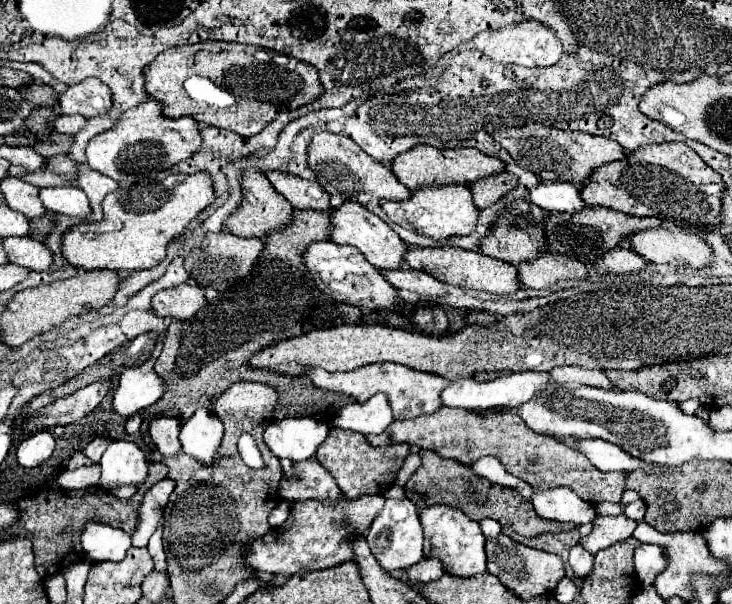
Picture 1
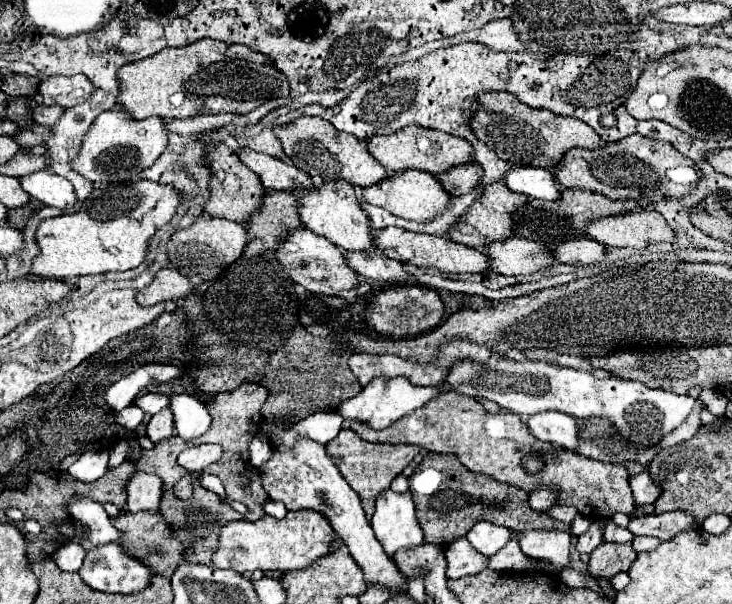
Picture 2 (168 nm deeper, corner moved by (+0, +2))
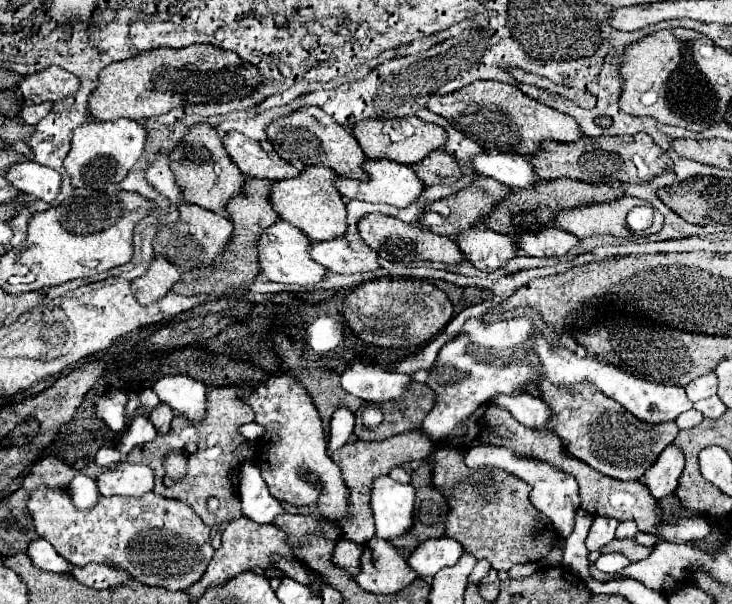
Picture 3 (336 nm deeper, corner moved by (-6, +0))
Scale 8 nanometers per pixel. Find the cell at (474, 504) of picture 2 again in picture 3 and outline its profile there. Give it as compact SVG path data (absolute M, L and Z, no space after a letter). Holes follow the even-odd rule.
M423 462L417 470L413 470L411 484L415 486L413 528L391 540L397 548L409 550L427 538L441 538L447 518L447 500L443 500L443 494L431 486L431 464Z

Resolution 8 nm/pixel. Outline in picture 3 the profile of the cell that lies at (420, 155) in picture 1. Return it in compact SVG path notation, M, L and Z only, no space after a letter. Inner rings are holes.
M407 116L407 118L393 118L393 120L383 120L383 118L375 118L375 120L363 120L359 124L355 124L355 128L351 130L355 140L359 142L359 146L363 148L363 152L377 160L377 158L387 158L399 164L415 164L421 162L429 152L433 150L443 150L447 134L443 132L441 126L437 124L429 124L423 122L415 116Z

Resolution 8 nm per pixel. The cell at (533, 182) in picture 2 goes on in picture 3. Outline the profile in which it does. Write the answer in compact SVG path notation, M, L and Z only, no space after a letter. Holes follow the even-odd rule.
M481 152L471 156L471 166L477 174L491 176L509 188L531 188L539 176L527 158L511 152Z

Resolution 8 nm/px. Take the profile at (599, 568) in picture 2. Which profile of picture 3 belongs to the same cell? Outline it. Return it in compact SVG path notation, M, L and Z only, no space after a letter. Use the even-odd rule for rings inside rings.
M613 540L611 544L605 544L605 548L601 552L603 554L621 552L631 562L639 562L639 560L643 560L643 558L647 558L651 554L651 546L641 546L637 540Z

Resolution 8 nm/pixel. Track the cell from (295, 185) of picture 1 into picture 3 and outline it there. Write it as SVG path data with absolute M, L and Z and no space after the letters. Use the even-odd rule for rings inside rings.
M227 132L223 136L223 146L229 154L229 158L237 164L237 168L249 176L267 178L267 180L285 180L291 176L297 176L299 170L295 170L287 160L279 158L275 150L267 152L263 146L241 132Z

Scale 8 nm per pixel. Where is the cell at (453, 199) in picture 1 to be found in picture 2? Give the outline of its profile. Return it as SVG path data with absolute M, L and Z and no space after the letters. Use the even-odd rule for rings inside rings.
M417 170L397 172L379 184L363 188L361 194L365 196L365 200L369 204L381 206L381 208L389 210L391 214L401 216L405 220L413 220L413 222L431 222L451 206L451 194L443 188L443 184L437 180L437 176L433 176L429 172L417 172Z

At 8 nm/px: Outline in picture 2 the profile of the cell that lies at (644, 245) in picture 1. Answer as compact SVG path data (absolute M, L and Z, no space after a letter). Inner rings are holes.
M655 210L599 218L587 226L587 234L609 248L645 248L649 244L675 240L667 220Z

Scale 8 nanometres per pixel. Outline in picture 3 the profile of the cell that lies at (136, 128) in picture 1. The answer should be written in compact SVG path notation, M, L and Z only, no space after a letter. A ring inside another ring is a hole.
M121 118L115 122L81 124L71 132L71 150L63 160L63 166L71 178L71 186L103 190L105 184L119 184L135 166L137 158L141 158L145 144L147 132L135 120Z

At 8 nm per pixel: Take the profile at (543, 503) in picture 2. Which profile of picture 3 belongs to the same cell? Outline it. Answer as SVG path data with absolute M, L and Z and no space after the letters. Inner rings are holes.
M473 446L465 452L465 464L473 470L479 470L479 468L501 468L505 472L511 472L513 476L525 480L527 484L533 486L533 492L531 492L531 504L543 512L545 516L551 518L555 530L559 532L559 536L567 538L571 532L573 532L573 516L577 512L577 508L581 506L581 500L579 500L579 484L575 480L575 476L543 462L543 460L535 460L535 458L525 458L525 456L519 456L517 452L511 452L509 448L503 448L503 446Z

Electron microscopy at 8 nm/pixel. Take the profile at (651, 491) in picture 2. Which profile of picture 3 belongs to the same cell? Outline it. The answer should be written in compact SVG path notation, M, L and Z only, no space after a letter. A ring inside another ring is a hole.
M669 444L661 452L661 456L657 458L657 462L645 472L643 482L647 484L649 492L657 500L661 500L667 494L675 492L683 468L685 468L685 456L683 456L681 448L675 446L675 444Z

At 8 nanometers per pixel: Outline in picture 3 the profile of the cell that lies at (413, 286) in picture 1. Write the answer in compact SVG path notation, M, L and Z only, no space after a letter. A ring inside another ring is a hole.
M345 236L327 242L313 242L309 248L309 256L329 272L337 274L375 270L379 260L377 252L373 252L363 240L351 242Z

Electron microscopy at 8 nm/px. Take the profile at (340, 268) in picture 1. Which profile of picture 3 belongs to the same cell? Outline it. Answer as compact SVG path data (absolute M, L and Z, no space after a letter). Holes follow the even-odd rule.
M277 220L271 224L257 240L259 250L259 272L271 280L271 282L285 282L285 284L301 284L301 286L313 286L325 276L325 268L309 258L309 246L311 240L303 236L299 228L293 224L287 224L285 220Z

